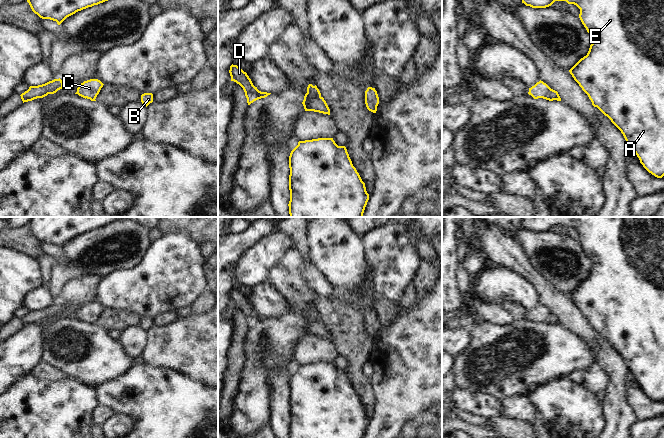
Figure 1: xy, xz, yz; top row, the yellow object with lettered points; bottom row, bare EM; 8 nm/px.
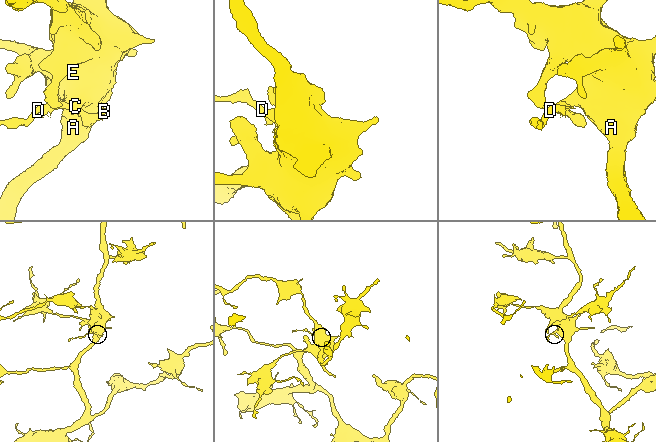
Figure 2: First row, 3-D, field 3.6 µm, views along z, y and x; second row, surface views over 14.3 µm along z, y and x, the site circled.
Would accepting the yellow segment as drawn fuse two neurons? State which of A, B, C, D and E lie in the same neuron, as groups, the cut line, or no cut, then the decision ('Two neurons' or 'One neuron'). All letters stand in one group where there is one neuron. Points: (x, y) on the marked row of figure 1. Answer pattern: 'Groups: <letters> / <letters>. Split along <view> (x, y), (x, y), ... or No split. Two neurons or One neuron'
Groups: A C E / B D. Split along xz (307, 87), (307, 91), (311, 95), (320, 97). Two neurons.

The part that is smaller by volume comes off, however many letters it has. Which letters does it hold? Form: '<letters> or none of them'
B, D

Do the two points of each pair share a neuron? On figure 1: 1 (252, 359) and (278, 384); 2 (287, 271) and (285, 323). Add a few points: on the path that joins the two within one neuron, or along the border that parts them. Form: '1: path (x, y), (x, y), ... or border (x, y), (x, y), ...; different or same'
1: border (283, 359), (274, 364), (267, 376), (268, 396); different
2: path (289, 284), (295, 292), (295, 310); same

